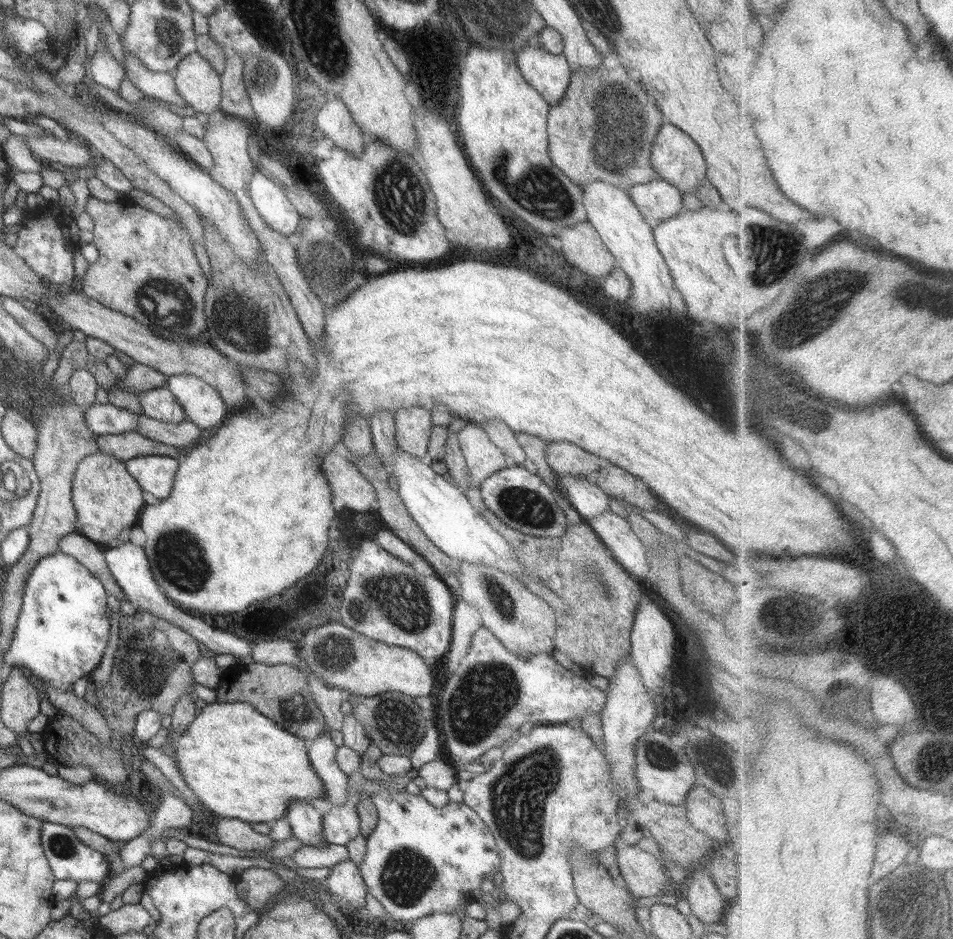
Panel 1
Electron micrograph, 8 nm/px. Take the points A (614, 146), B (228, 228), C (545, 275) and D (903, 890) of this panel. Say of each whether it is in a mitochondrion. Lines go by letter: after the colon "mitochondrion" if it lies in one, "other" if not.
A: mitochondrion
B: other
C: other
D: mitochondrion

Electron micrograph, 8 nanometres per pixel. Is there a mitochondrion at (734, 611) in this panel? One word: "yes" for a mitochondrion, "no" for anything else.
no

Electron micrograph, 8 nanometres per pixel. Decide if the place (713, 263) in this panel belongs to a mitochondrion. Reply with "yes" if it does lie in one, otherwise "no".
no

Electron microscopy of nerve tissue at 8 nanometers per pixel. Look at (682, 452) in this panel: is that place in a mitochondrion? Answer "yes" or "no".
no

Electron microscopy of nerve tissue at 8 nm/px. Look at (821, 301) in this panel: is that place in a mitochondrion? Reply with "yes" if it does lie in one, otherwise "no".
yes

